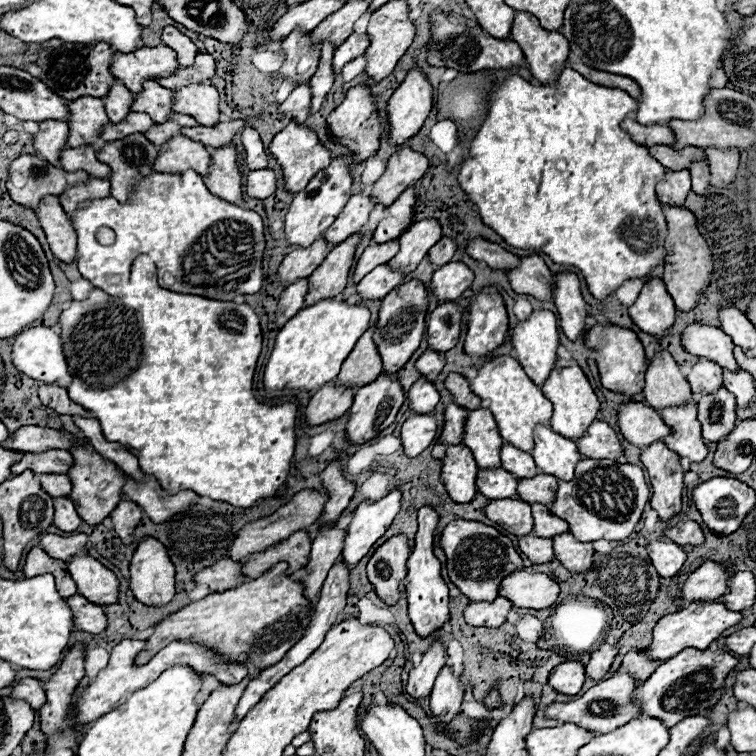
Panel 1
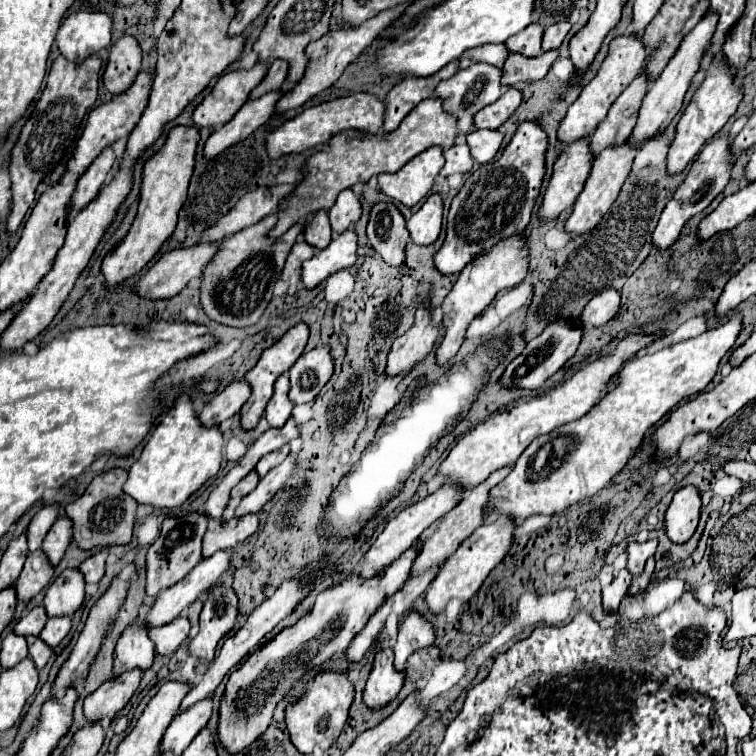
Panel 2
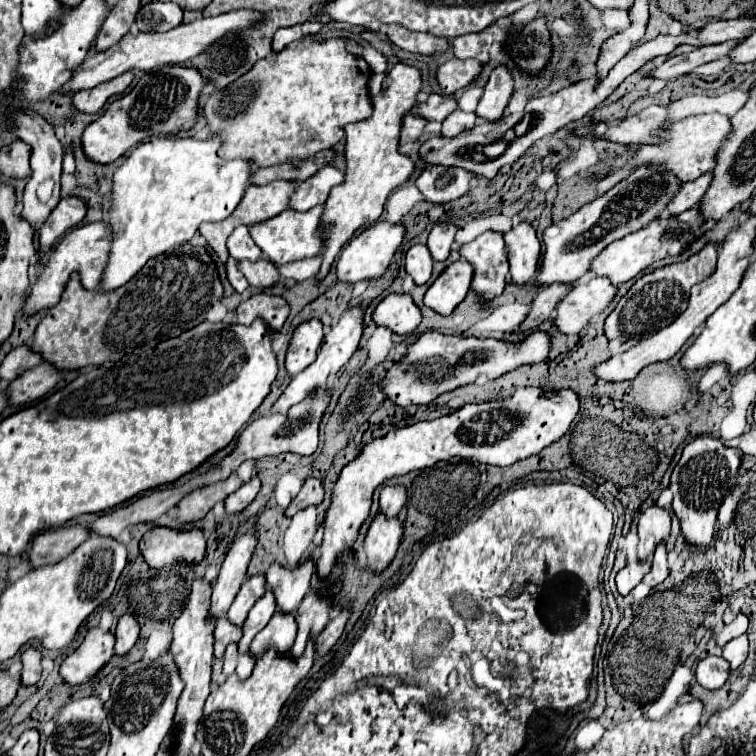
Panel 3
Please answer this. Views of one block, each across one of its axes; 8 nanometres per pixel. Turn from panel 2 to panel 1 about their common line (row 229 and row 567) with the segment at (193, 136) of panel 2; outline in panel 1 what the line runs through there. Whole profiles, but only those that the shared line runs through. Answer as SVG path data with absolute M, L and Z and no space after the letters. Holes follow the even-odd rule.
M156 538L142 540L130 560L130 588L136 600L148 606L168 604L174 596L174 576L168 550Z

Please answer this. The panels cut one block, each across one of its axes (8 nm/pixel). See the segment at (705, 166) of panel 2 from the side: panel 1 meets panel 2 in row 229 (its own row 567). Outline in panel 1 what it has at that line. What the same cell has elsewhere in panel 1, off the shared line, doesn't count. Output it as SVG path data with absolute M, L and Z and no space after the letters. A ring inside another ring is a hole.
M670 540L650 542L648 554L650 554L652 564L656 566L656 570L662 578L674 578L676 572L680 572L680 568L686 562L686 552Z

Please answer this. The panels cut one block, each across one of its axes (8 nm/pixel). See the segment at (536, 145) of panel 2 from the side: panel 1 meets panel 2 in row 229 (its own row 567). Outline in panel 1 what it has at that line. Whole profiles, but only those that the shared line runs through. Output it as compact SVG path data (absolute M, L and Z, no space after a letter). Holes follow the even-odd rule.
M454 520L450 522L440 540L446 552L446 568L450 580L470 602L492 602L498 596L498 586L504 576L524 570L524 562L516 552L510 538L500 534L496 528L486 526L476 520Z

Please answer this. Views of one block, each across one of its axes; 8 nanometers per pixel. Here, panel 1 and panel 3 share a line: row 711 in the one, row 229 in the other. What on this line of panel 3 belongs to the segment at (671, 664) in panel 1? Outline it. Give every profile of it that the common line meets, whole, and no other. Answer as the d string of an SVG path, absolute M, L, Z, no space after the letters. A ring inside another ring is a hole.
M700 206L684 210L678 216L656 218L646 228L642 228L638 232L632 232L632 234L616 240L616 242L612 242L610 246L606 246L600 252L600 256L596 256L596 260L592 260L590 268L596 276L608 276L612 280L612 284L620 286L620 284L636 278L650 264L654 264L654 262L658 262L666 256L678 256L684 248L688 248L692 242L696 242L708 226L710 224L704 220Z

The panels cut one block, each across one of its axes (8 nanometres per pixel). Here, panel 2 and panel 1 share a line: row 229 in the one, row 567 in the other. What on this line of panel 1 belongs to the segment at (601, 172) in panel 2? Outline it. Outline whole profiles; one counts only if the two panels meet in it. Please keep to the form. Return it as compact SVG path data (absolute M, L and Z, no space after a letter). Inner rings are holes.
M572 534L556 536L554 552L556 552L556 560L560 560L562 566L566 570L570 570L572 574L584 574L594 564L592 544L584 544L580 540L576 540Z

